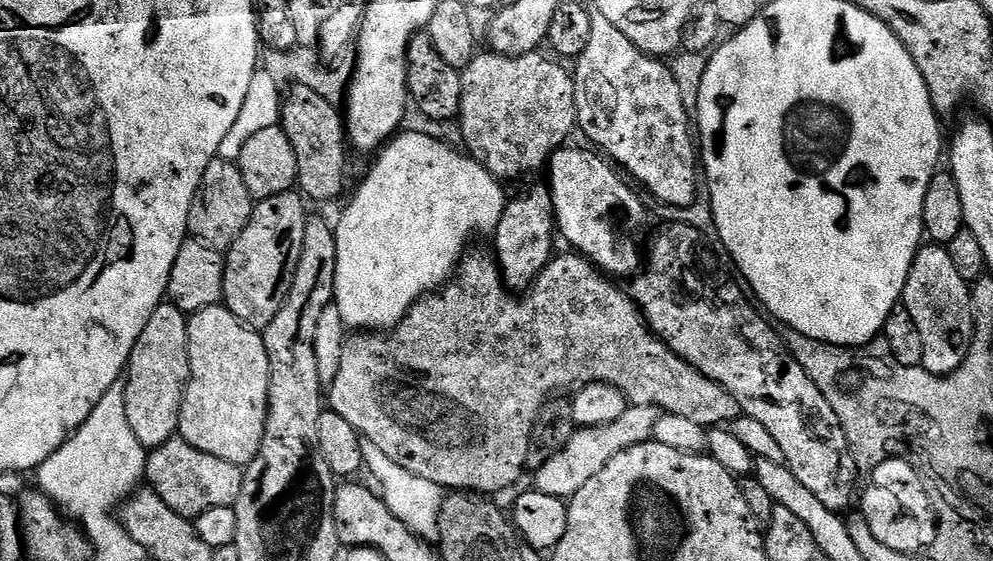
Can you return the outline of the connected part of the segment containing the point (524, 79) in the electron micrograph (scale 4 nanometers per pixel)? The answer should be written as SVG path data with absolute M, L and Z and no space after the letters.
M491 50L485 51L483 54L477 54L470 62L470 66L466 66L462 70L460 81L462 82L462 106L460 107L460 115L458 117L458 125L460 124L460 132L464 135L463 147L479 162L483 164L497 180L507 182L507 180L516 180L519 176L524 176L527 172L536 172L540 167L542 169L549 163L552 155L560 148L565 147L569 143L572 131L578 127L576 123L576 103L574 102L574 94L576 93L576 82L571 71L568 72L555 59L547 60L546 57L540 56L539 51L531 52L525 56L500 56Z

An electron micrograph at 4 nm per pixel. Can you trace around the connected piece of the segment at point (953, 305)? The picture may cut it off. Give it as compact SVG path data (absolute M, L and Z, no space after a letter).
M928 242L918 249L910 266L910 274L906 278L902 306L910 310L910 318L914 318L918 334L922 337L922 367L935 376L951 376L953 372L957 372L962 362L966 362L966 354L970 354L972 336L976 331L972 317L972 290L969 281L964 280L962 274L958 274L947 247Z

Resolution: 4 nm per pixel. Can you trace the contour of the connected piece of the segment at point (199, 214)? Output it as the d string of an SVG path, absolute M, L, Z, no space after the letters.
M219 158L212 160L210 166L206 166L206 174L202 174L202 182L194 194L194 202L190 206L190 214L188 215L189 233L195 239L201 240L206 246L217 250L227 250L232 247L232 244L238 238L238 234L242 234L242 230L246 230L246 226L252 217L253 207L254 201L250 190L246 190L246 182L240 173L239 163Z

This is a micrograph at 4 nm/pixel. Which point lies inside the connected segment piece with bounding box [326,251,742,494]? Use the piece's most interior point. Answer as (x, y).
(452, 394)

